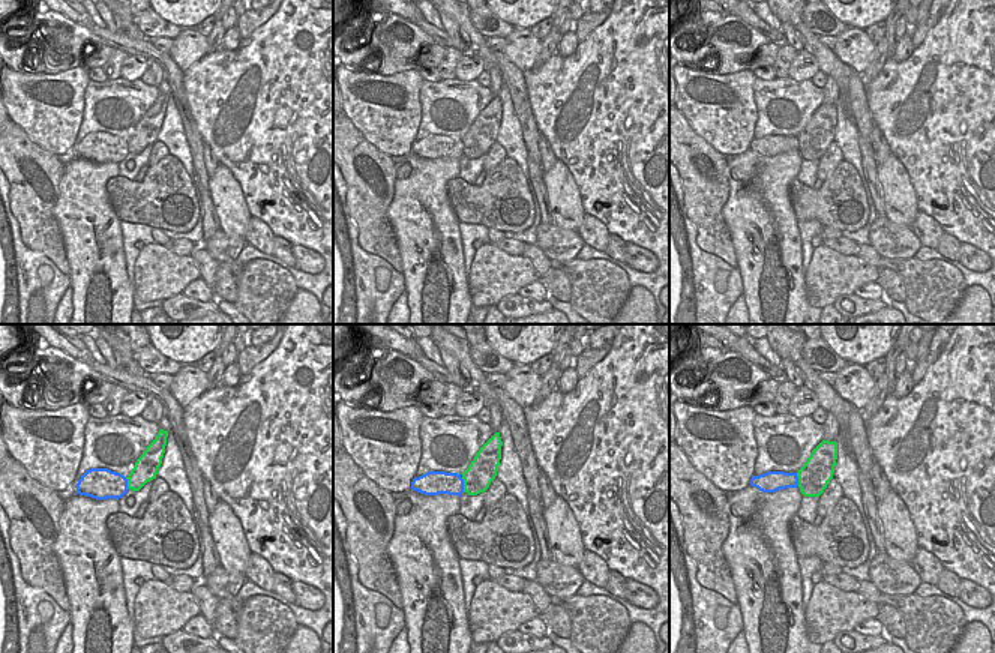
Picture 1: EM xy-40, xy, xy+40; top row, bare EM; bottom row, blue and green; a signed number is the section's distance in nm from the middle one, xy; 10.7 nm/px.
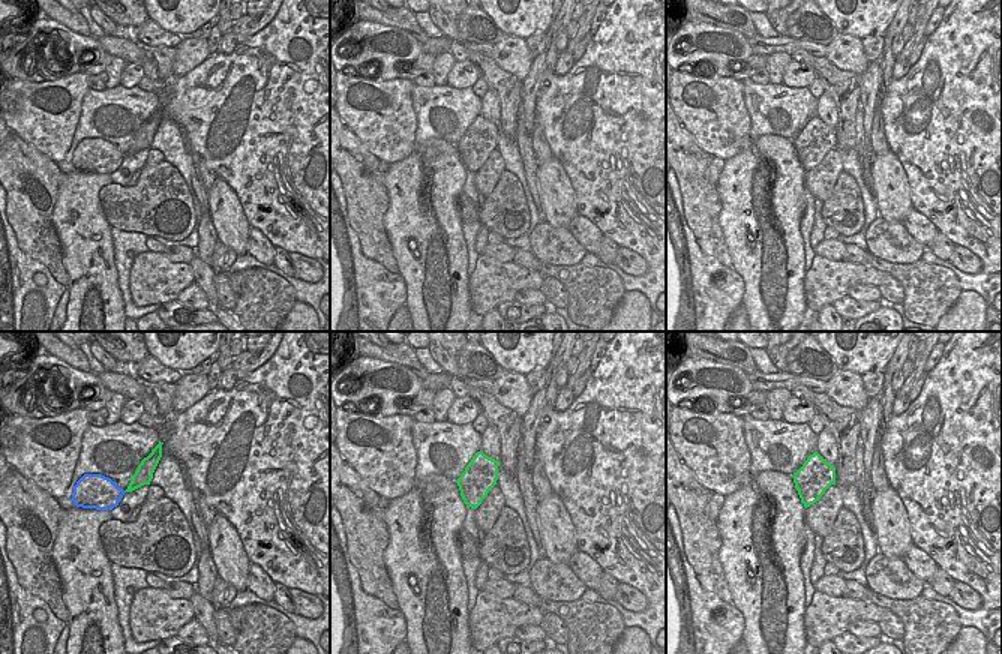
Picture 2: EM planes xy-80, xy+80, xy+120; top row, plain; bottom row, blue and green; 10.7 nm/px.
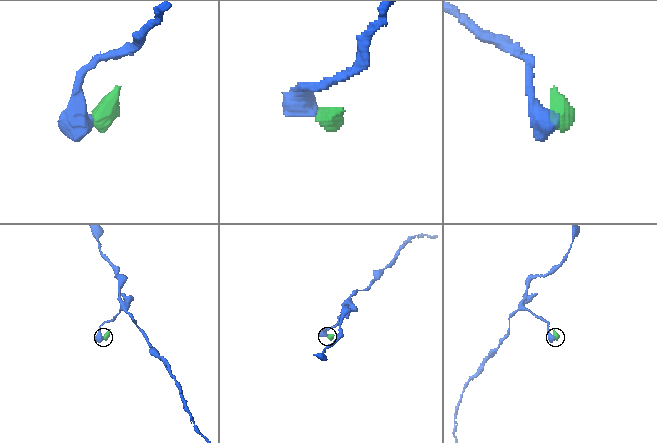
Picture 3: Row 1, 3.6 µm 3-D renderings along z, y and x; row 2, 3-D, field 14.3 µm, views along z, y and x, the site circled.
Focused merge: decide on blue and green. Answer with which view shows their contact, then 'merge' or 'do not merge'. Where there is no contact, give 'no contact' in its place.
xy | do not merge

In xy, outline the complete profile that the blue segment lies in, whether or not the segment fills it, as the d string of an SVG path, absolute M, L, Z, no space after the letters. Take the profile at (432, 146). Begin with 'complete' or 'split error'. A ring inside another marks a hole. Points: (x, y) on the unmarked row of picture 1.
complete; M428 135L411 146L411 153L425 159L459 159L464 156L464 143L458 137Z

